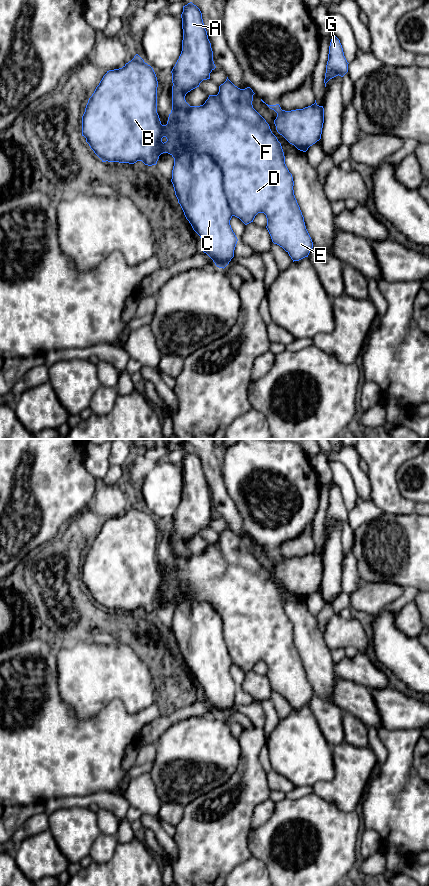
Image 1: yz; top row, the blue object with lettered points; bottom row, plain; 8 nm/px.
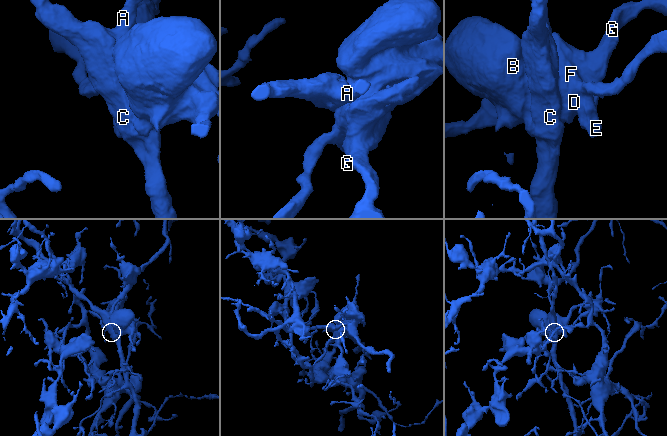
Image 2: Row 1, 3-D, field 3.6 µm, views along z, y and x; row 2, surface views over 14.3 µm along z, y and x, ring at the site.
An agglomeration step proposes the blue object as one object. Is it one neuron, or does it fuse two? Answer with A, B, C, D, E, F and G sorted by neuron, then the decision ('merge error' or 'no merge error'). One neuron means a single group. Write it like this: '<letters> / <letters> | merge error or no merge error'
A C / B D E F G | merge error

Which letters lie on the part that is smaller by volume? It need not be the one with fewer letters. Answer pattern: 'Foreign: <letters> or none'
Foreign: A, C

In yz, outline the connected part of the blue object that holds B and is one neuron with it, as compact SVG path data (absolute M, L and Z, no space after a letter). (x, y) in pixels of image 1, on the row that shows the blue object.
M138 54L122 68L107 71L82 116L82 136L94 153L102 162L142 161L148 166L156 165L163 153L174 158L181 145L207 153L222 170L233 216L247 225L258 213L264 213L272 242L282 247L293 262L308 257L313 242L294 195L293 177L285 164L281 143L253 108L253 90L240 89L227 77L217 95L209 95L203 105L178 108L178 121L174 123L170 113L167 124L162 125L157 113L157 87L153 68Z

